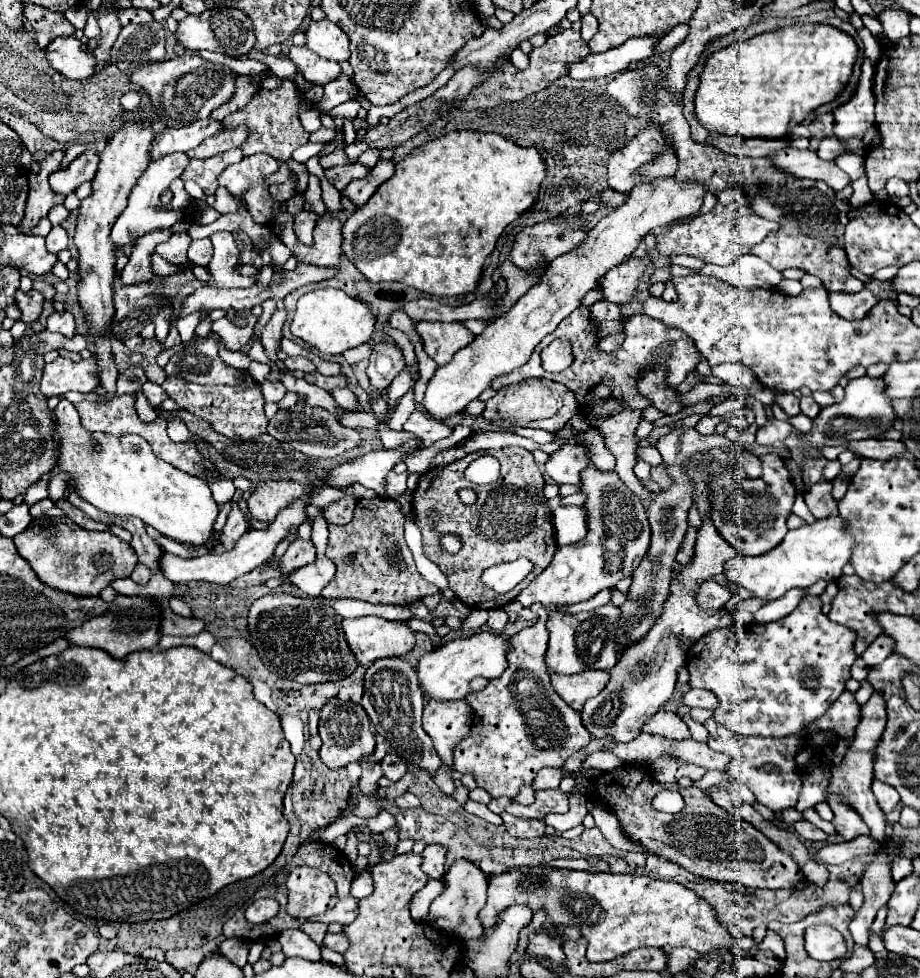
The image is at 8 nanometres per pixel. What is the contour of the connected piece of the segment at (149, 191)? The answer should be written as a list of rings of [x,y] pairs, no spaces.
[[[186,153],[166,155],[166,157],[162,157],[160,161],[150,163],[148,169],[146,169],[146,171],[142,173],[142,177],[138,179],[136,187],[134,187],[132,193],[130,193],[128,207],[124,209],[124,213],[116,219],[116,223],[114,223],[114,227],[112,227],[112,241],[126,253],[127,257],[130,256],[134,243],[136,243],[140,237],[144,237],[144,235],[150,233],[150,231],[170,229],[176,221],[184,219],[184,211],[164,211],[164,209],[160,209],[160,207],[162,207],[160,197],[162,197],[162,193],[170,187],[170,183],[182,175],[182,171],[186,169],[188,161],[190,161],[190,159],[186,157]]]

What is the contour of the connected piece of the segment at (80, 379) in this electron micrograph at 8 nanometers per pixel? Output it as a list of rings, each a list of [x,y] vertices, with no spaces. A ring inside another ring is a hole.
[[[58,357],[52,363],[46,363],[44,377],[42,377],[42,391],[46,397],[62,397],[68,391],[90,393],[100,385],[98,377],[98,363],[96,359],[84,361],[70,361]]]

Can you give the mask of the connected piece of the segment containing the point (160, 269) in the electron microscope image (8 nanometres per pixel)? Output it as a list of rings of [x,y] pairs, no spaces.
[[[152,255],[152,271],[156,273],[156,275],[172,275],[172,273],[176,273],[176,271],[182,271],[182,269],[188,269],[188,261],[186,263],[182,263],[182,265],[172,265],[172,263],[168,263],[166,259],[162,259],[160,255]]]

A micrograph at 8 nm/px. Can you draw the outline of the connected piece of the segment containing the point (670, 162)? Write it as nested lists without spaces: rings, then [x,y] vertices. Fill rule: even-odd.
[[[666,143],[666,151],[662,155],[658,155],[656,161],[644,165],[644,169],[640,171],[644,175],[644,181],[650,183],[658,177],[668,177],[668,175],[674,175],[676,173],[676,167],[678,167],[678,161],[676,161],[676,155],[672,151],[672,147]]]

